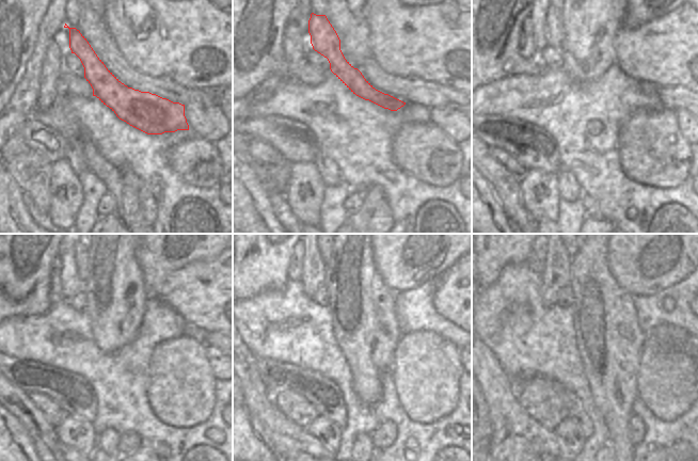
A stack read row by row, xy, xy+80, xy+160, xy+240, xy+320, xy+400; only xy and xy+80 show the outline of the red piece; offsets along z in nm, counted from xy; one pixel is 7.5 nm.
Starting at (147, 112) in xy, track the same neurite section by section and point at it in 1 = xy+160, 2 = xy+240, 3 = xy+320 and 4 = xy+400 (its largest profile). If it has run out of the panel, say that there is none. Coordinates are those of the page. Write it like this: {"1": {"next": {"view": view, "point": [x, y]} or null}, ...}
{"1": {"next": {"view": "xy+160", "point": [556, 34]}}, "2": {"next": {"view": "xy+240", "point": [81, 255]}}, "3": {"next": {"view": "xy+320", "point": [326, 255]}}, "4": {"next": {"view": "xy+400", "point": [571, 255]}}}

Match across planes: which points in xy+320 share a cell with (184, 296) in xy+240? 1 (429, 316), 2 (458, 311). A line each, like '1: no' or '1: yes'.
1: no
2: yes

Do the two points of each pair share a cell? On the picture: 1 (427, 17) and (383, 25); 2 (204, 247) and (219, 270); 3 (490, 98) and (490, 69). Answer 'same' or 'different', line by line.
1: same
2: different
3: different

